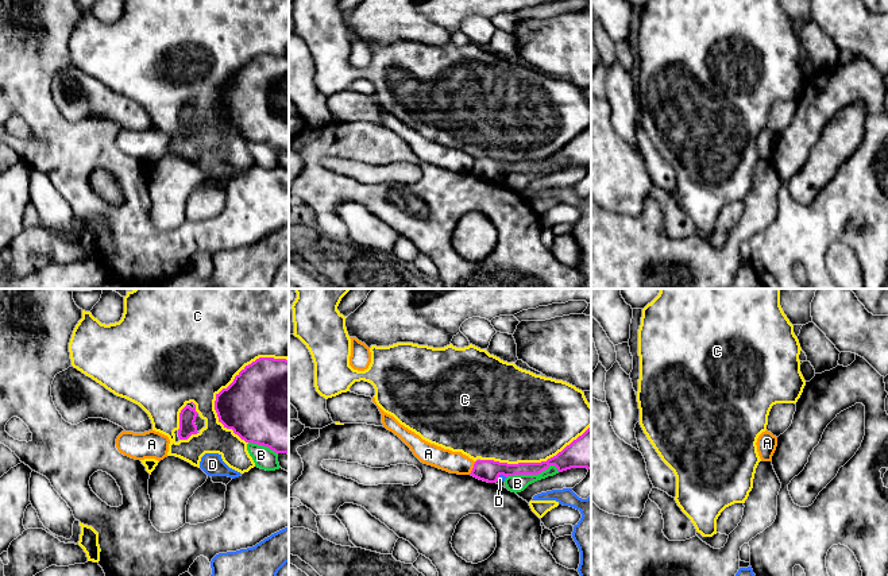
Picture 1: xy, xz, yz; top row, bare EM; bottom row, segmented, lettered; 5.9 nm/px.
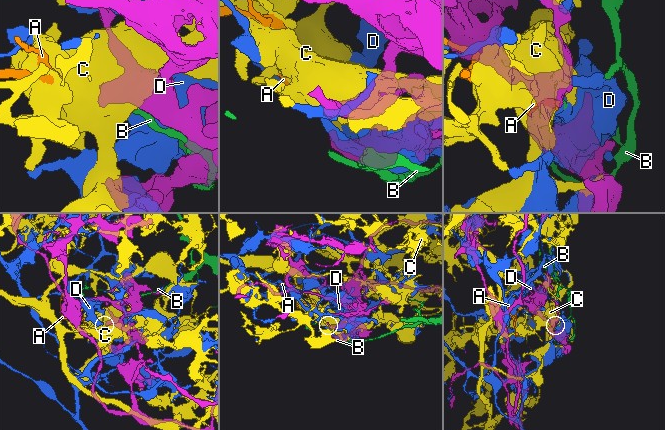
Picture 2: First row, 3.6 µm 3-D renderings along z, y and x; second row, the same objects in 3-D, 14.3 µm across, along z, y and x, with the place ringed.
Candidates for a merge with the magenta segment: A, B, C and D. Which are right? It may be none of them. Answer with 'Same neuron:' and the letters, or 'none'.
Same neuron: none

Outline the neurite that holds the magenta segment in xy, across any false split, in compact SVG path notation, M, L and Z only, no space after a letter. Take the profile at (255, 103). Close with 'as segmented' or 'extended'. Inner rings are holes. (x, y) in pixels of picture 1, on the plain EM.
M259 55L216 92L219 120L246 140L289 152L289 58Z | as segmented

